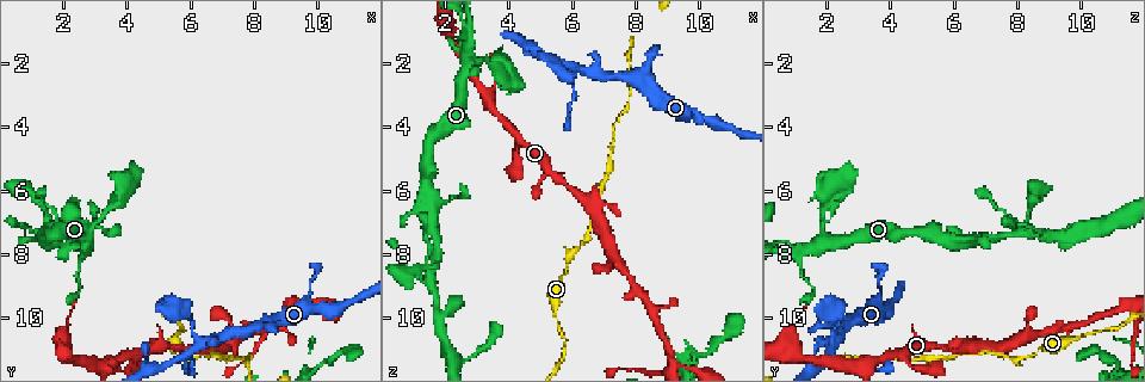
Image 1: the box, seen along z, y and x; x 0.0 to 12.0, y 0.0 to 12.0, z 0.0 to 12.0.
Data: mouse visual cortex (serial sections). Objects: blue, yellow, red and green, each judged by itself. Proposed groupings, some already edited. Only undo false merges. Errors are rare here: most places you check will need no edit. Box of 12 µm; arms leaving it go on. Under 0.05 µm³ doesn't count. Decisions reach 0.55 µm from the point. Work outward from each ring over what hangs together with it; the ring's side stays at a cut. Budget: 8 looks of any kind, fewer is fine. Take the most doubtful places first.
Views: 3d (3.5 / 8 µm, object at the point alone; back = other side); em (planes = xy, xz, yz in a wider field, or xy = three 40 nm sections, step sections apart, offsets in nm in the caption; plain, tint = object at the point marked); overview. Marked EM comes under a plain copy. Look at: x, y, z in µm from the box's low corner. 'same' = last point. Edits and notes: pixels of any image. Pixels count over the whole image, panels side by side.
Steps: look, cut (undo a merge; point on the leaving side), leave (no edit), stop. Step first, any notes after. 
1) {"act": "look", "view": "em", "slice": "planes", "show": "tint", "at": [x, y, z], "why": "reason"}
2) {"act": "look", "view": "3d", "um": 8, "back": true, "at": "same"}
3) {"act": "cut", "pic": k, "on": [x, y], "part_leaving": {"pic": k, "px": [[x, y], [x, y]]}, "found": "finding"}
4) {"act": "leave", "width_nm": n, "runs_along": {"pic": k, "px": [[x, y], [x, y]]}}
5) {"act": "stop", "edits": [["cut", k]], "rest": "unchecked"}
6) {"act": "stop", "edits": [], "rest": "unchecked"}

{"act": "look", "view": "3d", "um": 8, "at": [6.3, 10.8, 2.2], "why": "looks like a crossing"}

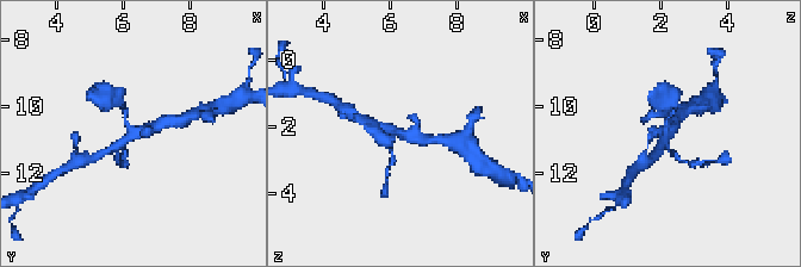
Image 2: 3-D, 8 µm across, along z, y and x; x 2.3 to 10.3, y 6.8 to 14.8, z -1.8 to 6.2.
{"act": "look", "view": "em", "slice": "planes", "show": "tint", "at": [6.3, 10.9, 2.1], "why": "shape alone is not enough"}

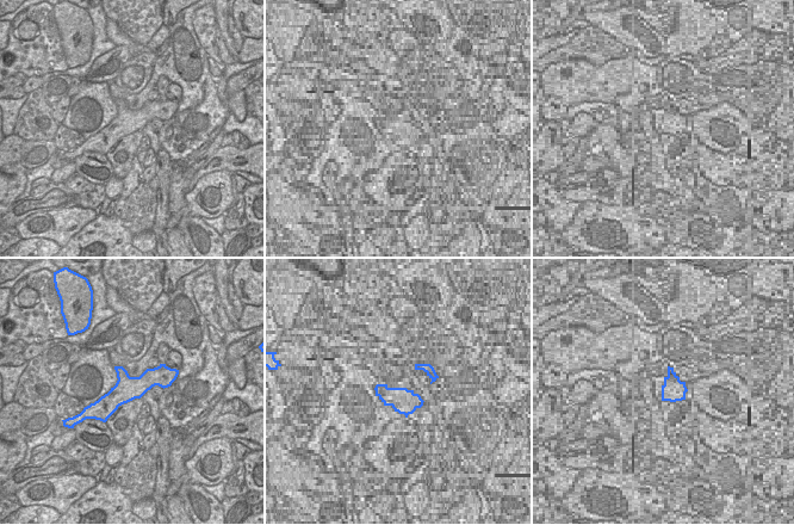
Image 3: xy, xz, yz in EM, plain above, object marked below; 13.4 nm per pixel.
{"act": "leave", "runs_along": {"pic": 3, "px": [[167, 380], [147, 380], [97, 406]]}, "found": "continuous, no second cell"}

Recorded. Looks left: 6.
{"act": "look", "view": "3d", "um": 3.5, "at": [1.7, 7.3, 8.0], "why": "three-way junction"}

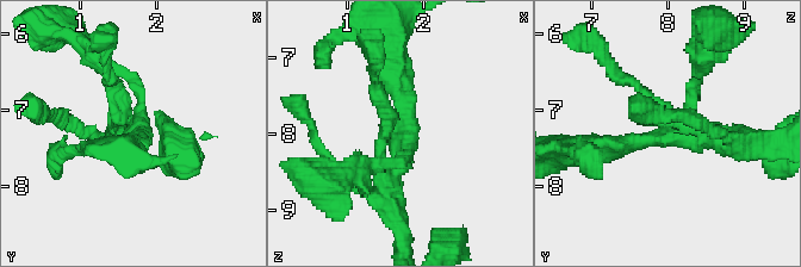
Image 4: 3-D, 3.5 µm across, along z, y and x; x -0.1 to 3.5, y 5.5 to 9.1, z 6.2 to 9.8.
{"act": "look", "view": "em", "slice": "xy", "step": 5, "show": "tint", "at": [1.80, 7.40, 8.10]}

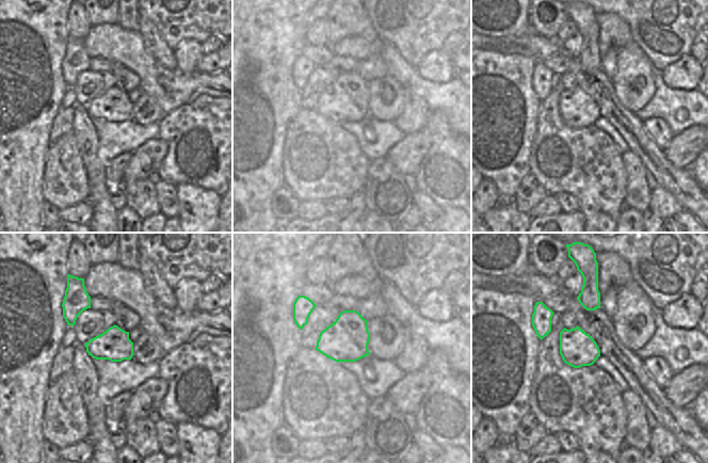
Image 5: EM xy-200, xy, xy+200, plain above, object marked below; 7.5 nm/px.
{"act": "leave", "found": "one cell here"}

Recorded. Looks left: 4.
{"act": "look", "view": "3d", "um": 3.5, "at": [7.4, 10.6, 8.2], "why": "sharp bend"}

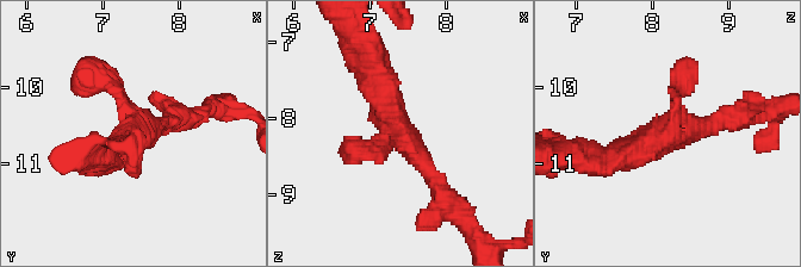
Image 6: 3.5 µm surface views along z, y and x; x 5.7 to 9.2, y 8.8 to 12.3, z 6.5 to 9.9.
{"act": "look", "view": "em", "slice": "xy", "step": 5, "show": "tint", "at": [7.40, 10.55, 8.25], "arms": 3, "arm_widths_nm": [200, 250, 400], "why": "now the EM"}

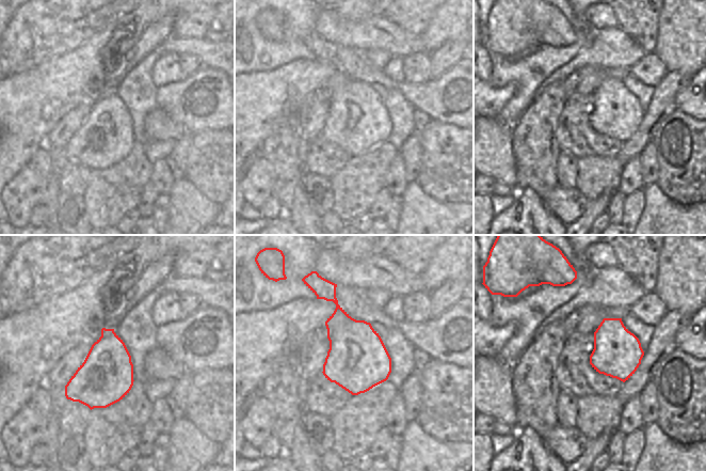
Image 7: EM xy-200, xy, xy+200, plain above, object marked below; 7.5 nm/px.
{"act": "leave", "runs_along": {"pic": 6, "px": [[376, 70], [393, 129], [441, 196]]}, "found": "continuous, no second cell"}

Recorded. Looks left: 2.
{"act": "stop", "edits": [], "rest": "unchecked"}

